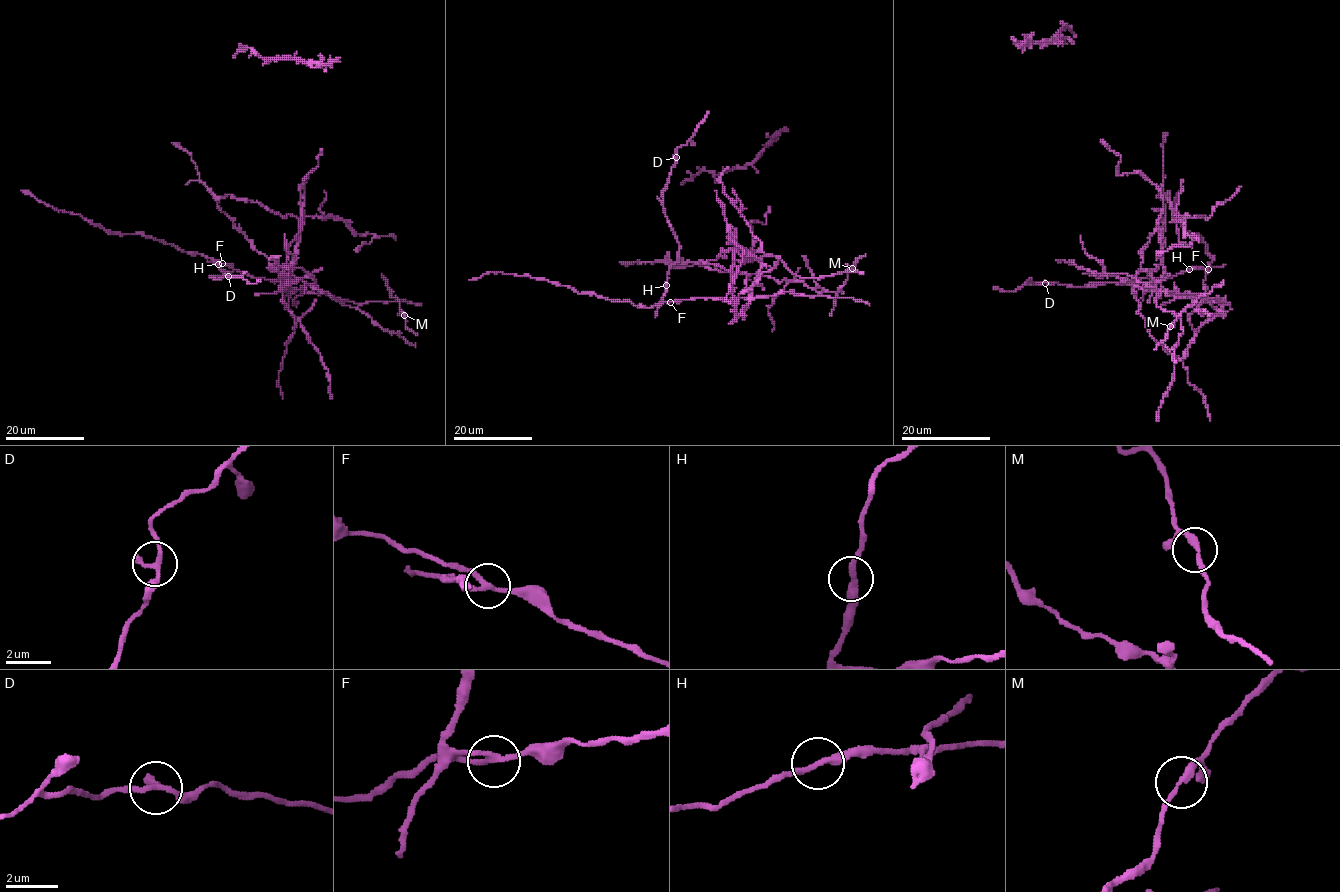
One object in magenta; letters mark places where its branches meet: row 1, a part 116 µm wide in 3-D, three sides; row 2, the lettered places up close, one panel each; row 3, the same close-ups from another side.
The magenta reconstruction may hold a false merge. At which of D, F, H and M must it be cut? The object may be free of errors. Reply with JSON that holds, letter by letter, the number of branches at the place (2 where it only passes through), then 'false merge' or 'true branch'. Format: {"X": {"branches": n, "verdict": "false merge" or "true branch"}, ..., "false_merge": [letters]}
{"D": {"branches": 2, "verdict": "true branch"}, "F": {"branches": 2, "verdict": "false merge"}, "H": {"branches": 2, "verdict": "true branch"}, "M": {"branches": 2, "verdict": "true branch"}, "false_merge": ["F"]}

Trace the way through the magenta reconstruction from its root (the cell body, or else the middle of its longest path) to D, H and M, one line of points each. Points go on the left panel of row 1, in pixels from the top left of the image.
D: (288, 280), (284, 288), (280, 281), (215, 262), (231, 272), (214, 279), (228, 276)
H: (288, 280), (284, 288), (287, 286), (280, 281), (251, 277), (218, 264)
M: (288, 280), (296, 282), (301, 278), (335, 300), (357, 308), (381, 328), (399, 336), (406, 329), (404, 315)

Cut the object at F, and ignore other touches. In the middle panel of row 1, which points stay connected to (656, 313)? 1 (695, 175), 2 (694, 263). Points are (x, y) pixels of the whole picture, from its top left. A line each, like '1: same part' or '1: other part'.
1: same part
2: other part

